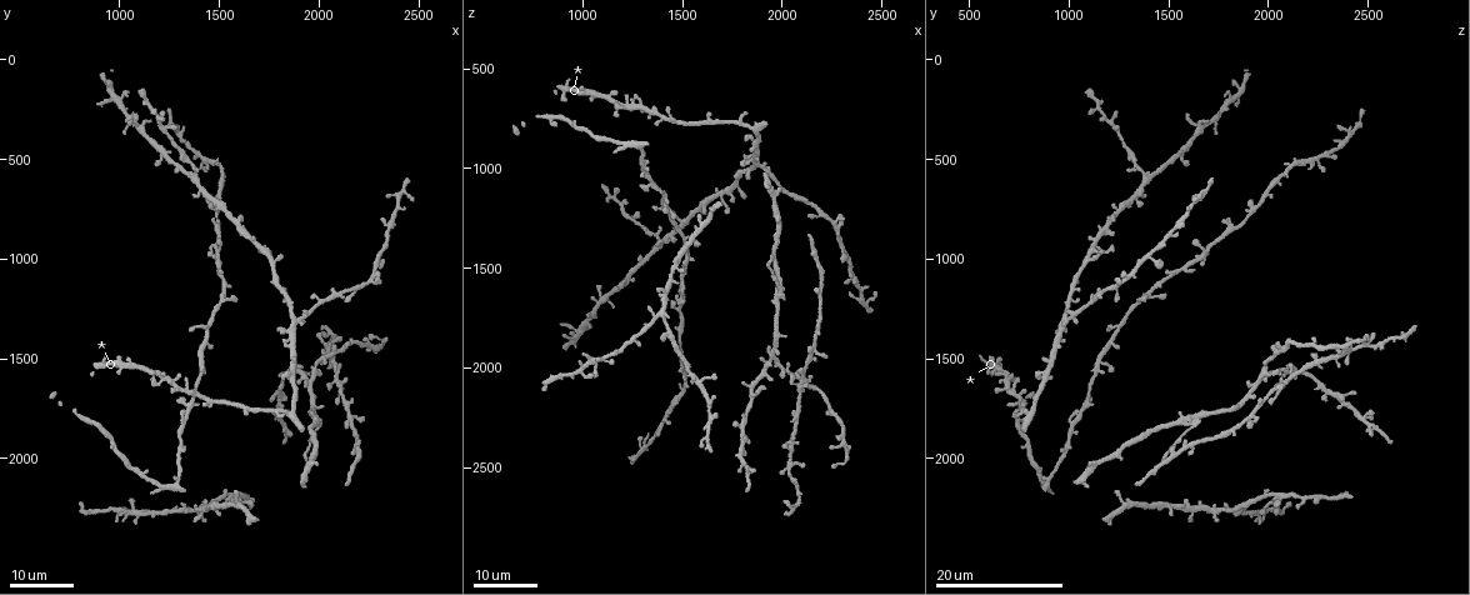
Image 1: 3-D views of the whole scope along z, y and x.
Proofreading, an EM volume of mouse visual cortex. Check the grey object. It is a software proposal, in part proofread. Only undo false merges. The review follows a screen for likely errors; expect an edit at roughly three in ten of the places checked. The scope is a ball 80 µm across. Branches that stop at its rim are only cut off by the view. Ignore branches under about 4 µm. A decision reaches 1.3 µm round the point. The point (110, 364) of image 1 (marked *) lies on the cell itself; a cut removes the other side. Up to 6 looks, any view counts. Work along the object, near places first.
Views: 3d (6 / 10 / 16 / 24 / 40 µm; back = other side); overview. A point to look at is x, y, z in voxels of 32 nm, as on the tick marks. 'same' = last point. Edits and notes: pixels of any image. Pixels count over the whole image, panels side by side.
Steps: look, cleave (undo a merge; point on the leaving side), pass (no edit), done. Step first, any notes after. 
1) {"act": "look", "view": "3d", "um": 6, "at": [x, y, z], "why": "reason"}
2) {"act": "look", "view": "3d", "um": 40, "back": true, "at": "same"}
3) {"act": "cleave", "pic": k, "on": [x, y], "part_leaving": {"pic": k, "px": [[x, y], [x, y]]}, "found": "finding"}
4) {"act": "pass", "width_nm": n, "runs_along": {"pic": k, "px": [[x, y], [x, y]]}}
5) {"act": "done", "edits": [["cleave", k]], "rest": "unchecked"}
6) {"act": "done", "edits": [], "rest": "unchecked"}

{"act": "look", "view": "3d", "um": 16, "at": [1600, 2240, 1280]}

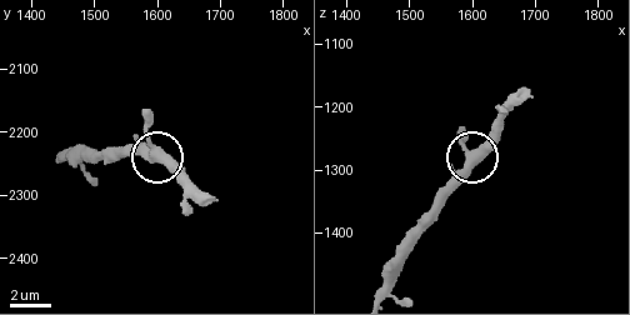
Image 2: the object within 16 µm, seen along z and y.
{"act": "look", "view": "3d", "um": 6, "at": [1595, 2230, 1280]}

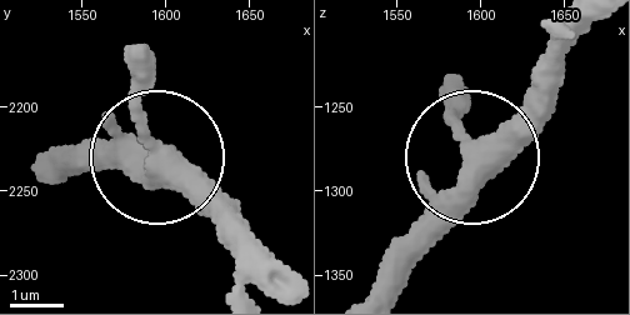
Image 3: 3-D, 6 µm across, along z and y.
{"act": "pass", "arms": 3, "found": "one cell here"}

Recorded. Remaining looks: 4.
{"act": "look", "view": "3d", "um": 24, "at": [2100, 1630, 2080]}

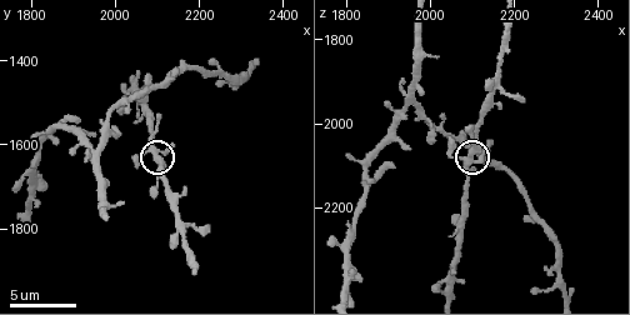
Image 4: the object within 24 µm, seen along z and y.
{"act": "look", "view": "3d", "um": 6, "at": [2100, 1625, 2075]}

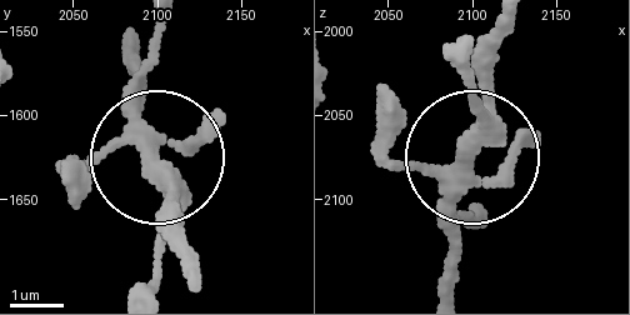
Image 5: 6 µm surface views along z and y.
{"act": "look", "view": "3d", "um": 6, "back": true, "at": [2094, 1624, 2076], "why": "from behind"}

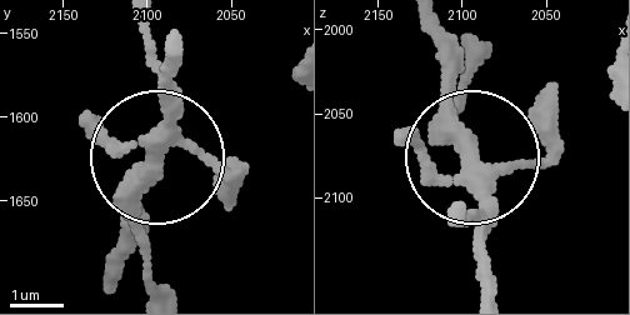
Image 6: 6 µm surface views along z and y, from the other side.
{"act": "pass", "found": "one cell here"}

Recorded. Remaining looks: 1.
{"act": "look", "view": "3d", "um": 10, "at": [1820, 1620, 2255], "why": "three arms meet"}

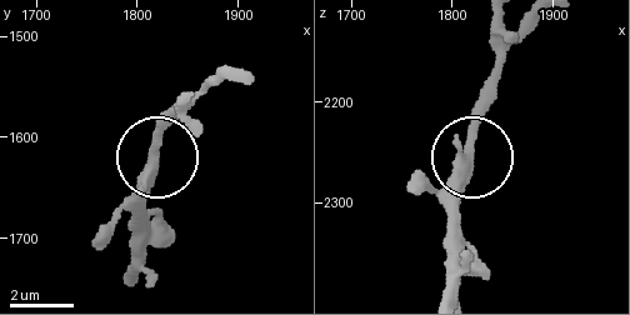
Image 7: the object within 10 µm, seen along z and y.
{"act": "pass", "runs_along": {"pic": 7, "px": [[503, 26], [503, 68], [454, 226]]}, "found": "all the same cell"}

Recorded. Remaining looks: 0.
{"act": "done", "edits": [], "rest": "unchecked"}

